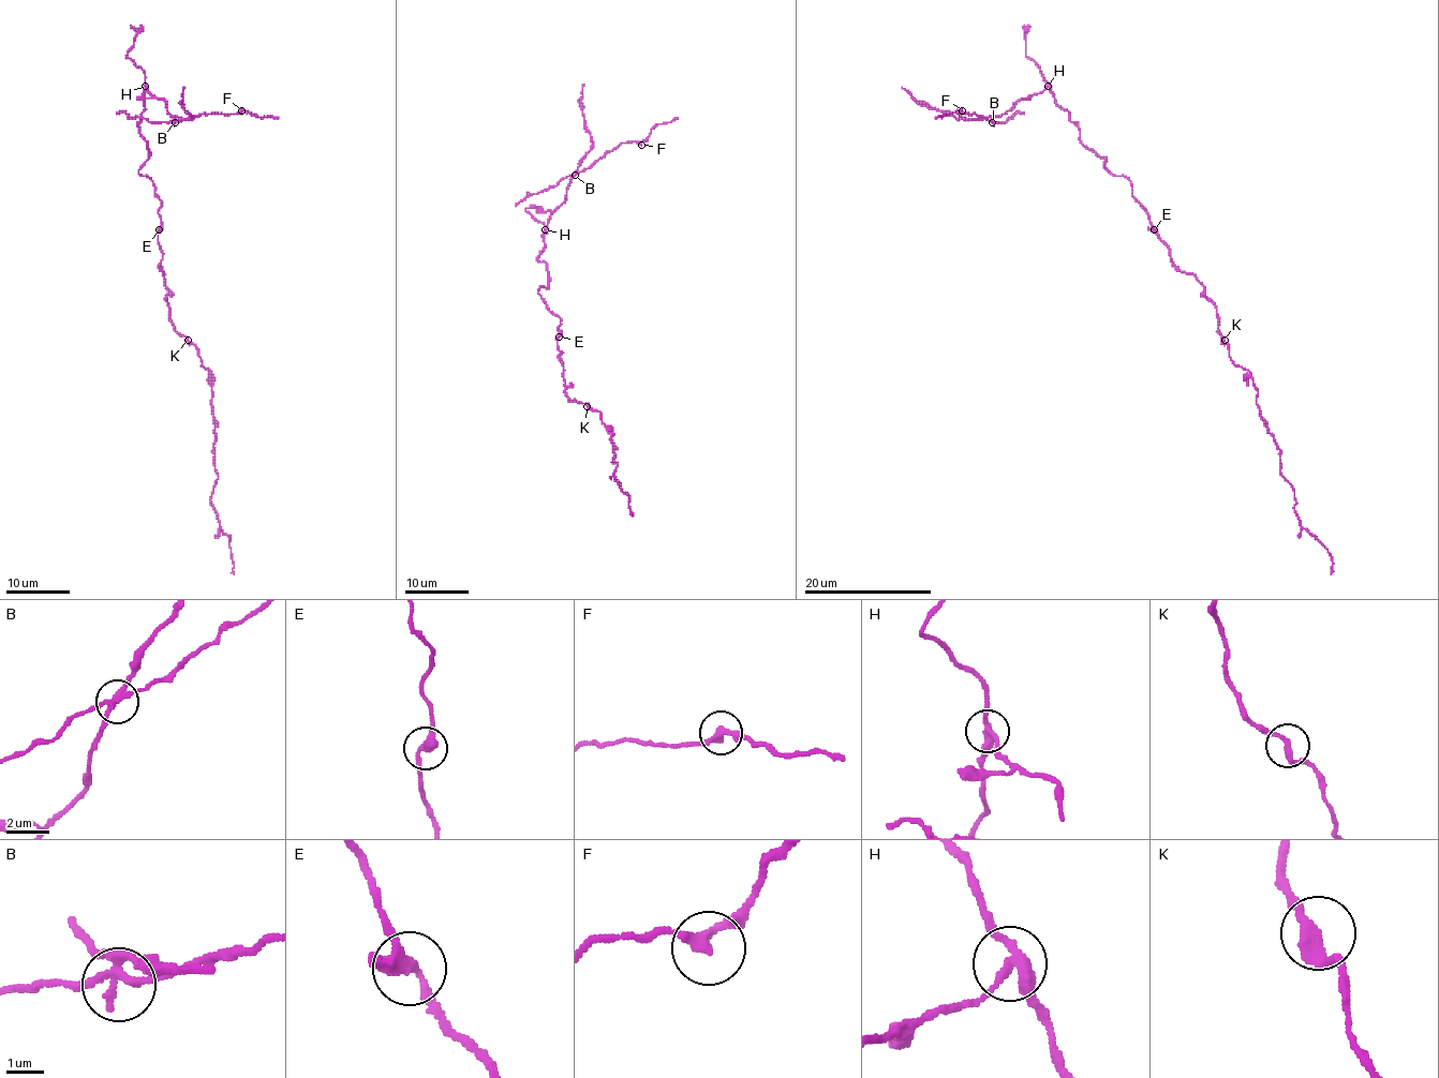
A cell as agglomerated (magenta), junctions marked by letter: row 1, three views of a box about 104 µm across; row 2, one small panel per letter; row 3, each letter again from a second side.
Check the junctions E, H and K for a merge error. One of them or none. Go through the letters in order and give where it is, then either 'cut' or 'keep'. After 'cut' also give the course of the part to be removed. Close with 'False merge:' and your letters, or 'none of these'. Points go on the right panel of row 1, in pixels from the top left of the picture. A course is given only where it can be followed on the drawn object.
E: place (1154, 229); keep
H: place (1048, 86); cut; course (1048, 85), (991, 120), (958, 110), (935, 119)
K: place (1225, 340); keep
False merge: H

